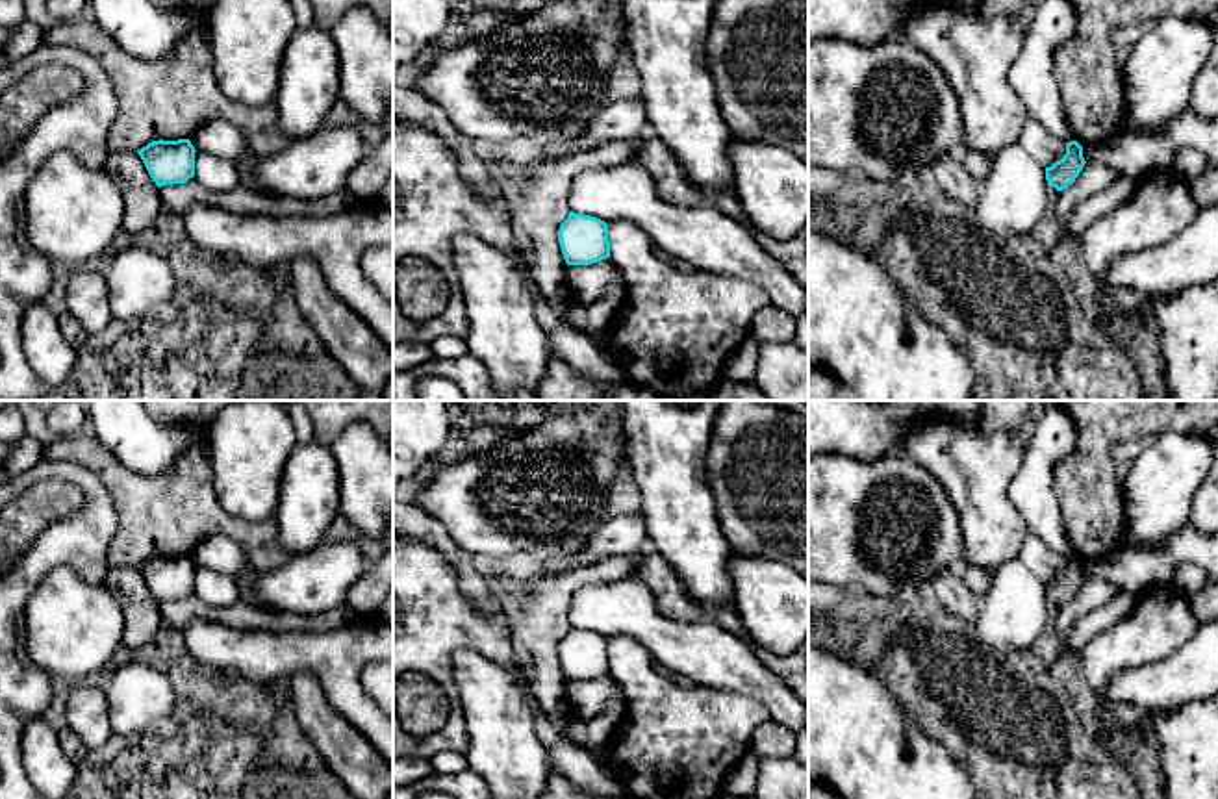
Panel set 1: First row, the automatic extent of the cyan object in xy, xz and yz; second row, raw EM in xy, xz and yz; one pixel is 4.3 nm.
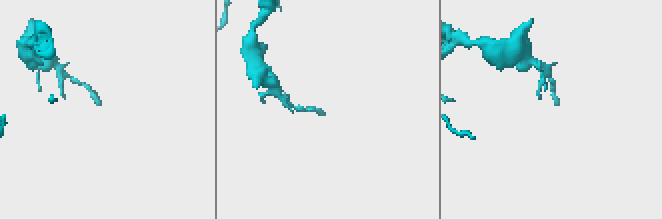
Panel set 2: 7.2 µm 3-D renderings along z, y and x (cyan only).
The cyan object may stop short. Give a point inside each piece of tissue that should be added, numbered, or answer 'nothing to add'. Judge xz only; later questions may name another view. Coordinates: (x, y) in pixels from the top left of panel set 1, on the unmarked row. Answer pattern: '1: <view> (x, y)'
nothing to add

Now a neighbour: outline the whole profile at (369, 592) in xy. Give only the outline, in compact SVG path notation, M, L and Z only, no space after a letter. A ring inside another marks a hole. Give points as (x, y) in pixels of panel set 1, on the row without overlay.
M393 549L371 562L363 577L349 590L347 606L352 615L376 614L393 588Z

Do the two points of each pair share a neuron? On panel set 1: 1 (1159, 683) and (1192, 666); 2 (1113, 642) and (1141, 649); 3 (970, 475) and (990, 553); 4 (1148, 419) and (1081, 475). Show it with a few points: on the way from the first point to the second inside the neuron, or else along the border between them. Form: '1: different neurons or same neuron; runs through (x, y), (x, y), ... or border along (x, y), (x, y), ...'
1: same neuron; runs through (1167, 683), (1185, 673)
2: same neuron; runs through (1120, 646), (1133, 646)
3: same neuron; runs through (979, 494), (990, 523), (990, 534)
4: same neuron; runs through (1129, 419), (1092, 456)

